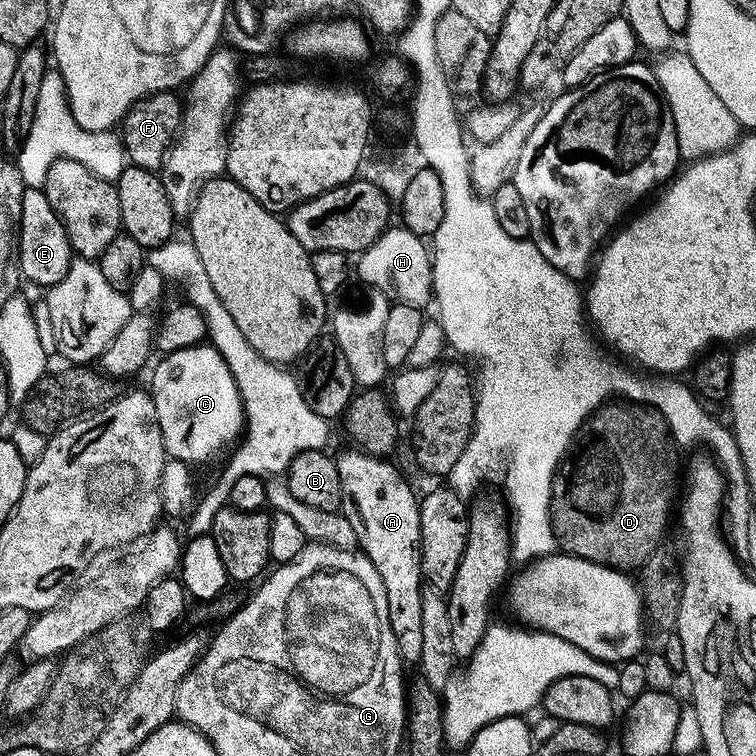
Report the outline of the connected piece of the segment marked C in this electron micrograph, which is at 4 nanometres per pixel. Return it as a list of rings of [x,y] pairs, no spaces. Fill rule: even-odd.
[[[211,343],[192,344],[177,352],[169,352],[152,372],[150,395],[154,410],[158,414],[158,426],[162,430],[165,453],[171,458],[180,459],[189,466],[200,464],[211,456],[216,456],[227,444],[235,445],[245,431],[244,402],[236,385],[234,374],[226,364],[226,358]]]

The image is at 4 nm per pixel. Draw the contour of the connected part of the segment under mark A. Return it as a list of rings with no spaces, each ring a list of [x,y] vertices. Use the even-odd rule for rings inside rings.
[[[348,446],[341,456],[335,457],[335,462],[344,495],[342,514],[350,526],[354,526],[359,551],[374,562],[374,570],[378,570],[378,578],[382,578],[382,586],[386,586],[386,614],[390,614],[390,630],[394,630],[394,642],[398,646],[400,659],[405,665],[419,665],[422,658],[421,613],[425,582],[420,565],[420,501],[417,493],[412,493],[411,486],[400,481],[391,459],[370,456],[358,447]]]

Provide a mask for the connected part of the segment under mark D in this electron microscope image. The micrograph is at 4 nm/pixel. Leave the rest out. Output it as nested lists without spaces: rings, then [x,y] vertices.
[[[616,402],[605,403],[585,420],[579,432],[576,433],[571,448],[568,449],[564,459],[561,460],[556,475],[552,477],[552,531],[556,534],[557,545],[567,555],[577,556],[607,568],[617,568],[620,572],[631,573],[633,570],[639,570],[647,559],[654,554],[655,548],[666,540],[664,531],[668,528],[668,515],[672,512],[672,499],[676,496],[676,475],[680,472],[680,460],[676,457],[676,452],[678,453],[676,440],[672,437],[672,431],[666,422],[666,418],[662,418],[660,412],[647,406],[631,408],[628,404],[612,403]]]

